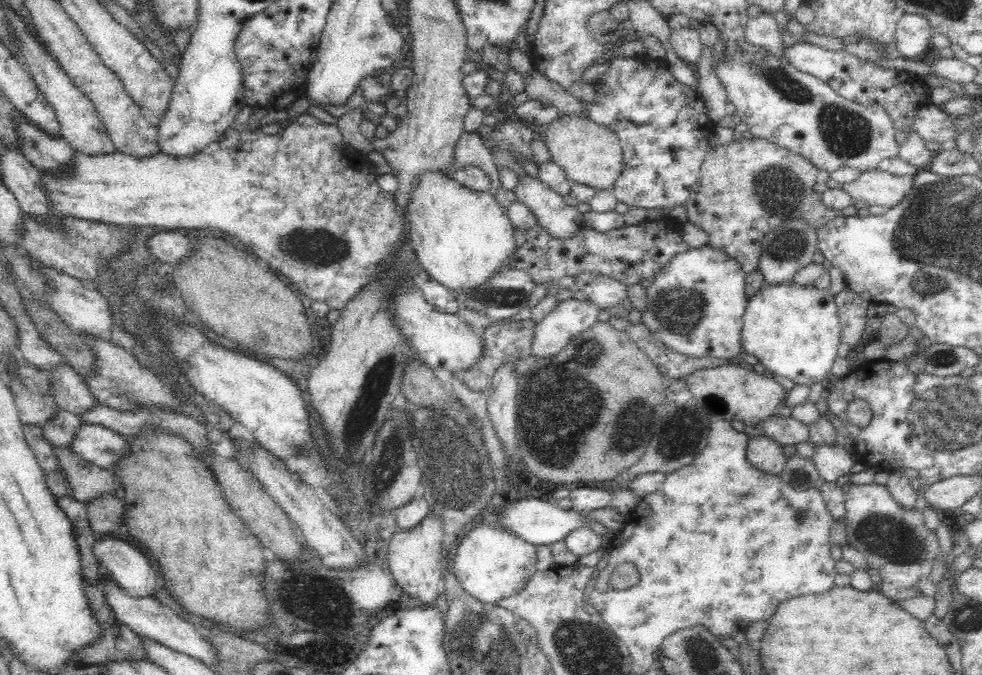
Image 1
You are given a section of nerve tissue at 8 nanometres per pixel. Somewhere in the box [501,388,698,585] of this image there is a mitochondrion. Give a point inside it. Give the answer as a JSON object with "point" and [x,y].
{"point":[627,433]}

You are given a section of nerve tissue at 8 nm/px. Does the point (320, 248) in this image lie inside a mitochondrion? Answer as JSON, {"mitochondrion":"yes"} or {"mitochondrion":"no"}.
{"mitochondrion":"yes"}

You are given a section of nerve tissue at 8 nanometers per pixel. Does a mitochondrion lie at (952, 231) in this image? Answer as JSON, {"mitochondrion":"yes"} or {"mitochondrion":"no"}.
{"mitochondrion":"yes"}

